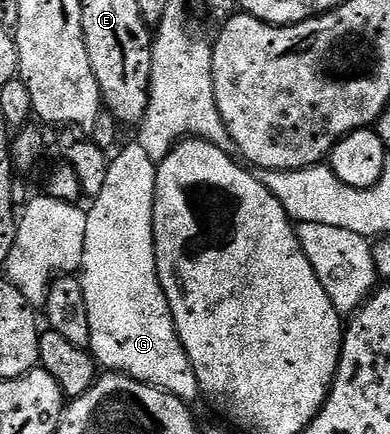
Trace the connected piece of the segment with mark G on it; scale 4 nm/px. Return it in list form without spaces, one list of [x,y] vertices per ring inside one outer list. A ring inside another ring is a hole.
[[[137,143],[123,144],[110,161],[104,187],[100,195],[93,198],[91,205],[94,206],[89,206],[86,214],[88,231],[84,235],[84,259],[80,270],[84,304],[88,307],[88,328],[92,331],[89,352],[103,370],[120,373],[156,387],[163,393],[176,395],[181,401],[194,403],[200,397],[196,371],[180,343],[156,267],[154,196],[157,174],[157,164],[148,159],[144,147]]]

